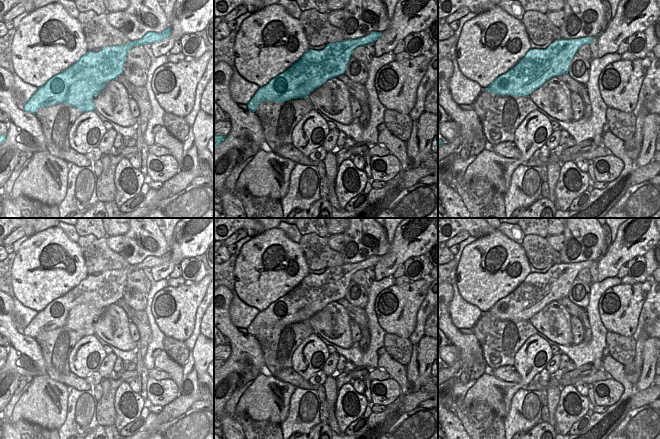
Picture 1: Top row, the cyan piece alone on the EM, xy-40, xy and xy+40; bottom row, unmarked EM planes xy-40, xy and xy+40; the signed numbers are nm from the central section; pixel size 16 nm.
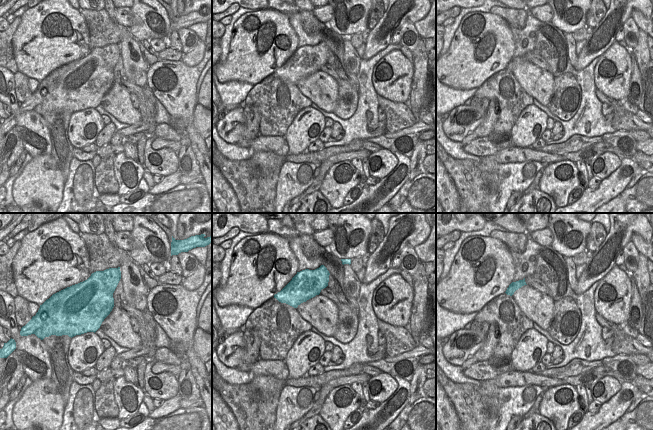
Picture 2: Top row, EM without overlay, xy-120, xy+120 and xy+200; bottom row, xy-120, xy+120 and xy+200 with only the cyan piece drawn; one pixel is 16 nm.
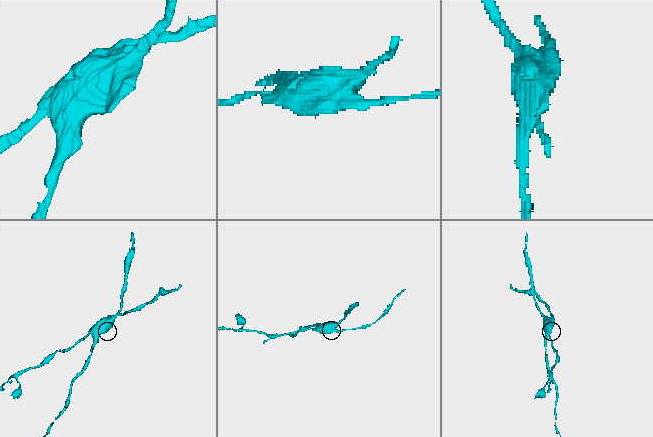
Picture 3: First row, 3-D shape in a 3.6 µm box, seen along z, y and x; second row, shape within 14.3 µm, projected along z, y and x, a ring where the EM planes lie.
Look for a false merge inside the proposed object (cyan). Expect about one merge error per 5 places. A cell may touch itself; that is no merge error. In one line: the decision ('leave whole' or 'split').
split

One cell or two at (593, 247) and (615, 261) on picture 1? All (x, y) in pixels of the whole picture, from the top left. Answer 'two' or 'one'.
two

